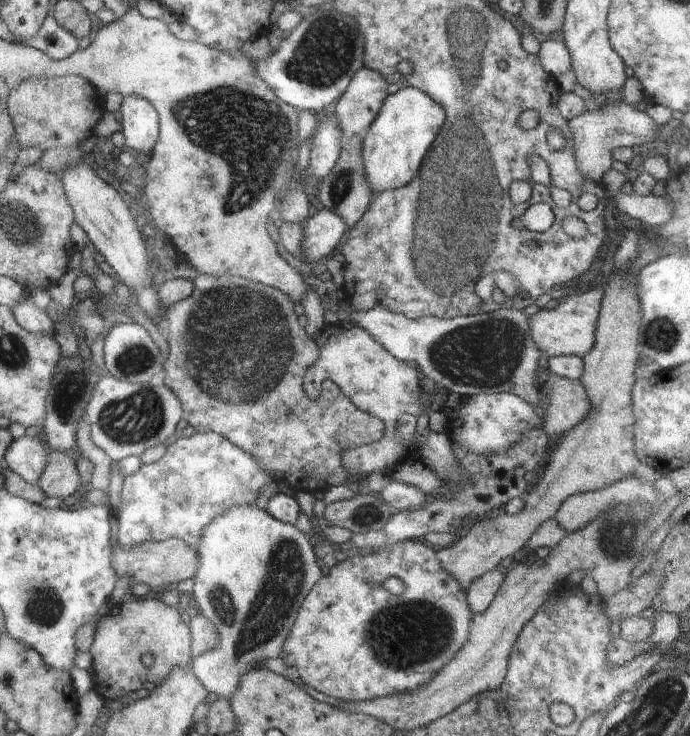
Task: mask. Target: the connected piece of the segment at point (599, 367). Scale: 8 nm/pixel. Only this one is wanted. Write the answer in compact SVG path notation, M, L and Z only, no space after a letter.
M644 240L639 244L639 256L634 267L633 274L625 277L611 272L609 279L606 280L605 293L602 297L601 309L597 327L595 330L595 343L588 354L583 356L584 372L580 382L584 385L586 394L590 401L588 414L577 425L574 425L563 436L557 453L552 461L547 464L540 481L524 498L524 508L515 515L508 515L503 510L500 514L493 513L490 517L475 521L467 531L465 537L460 537L452 546L437 550L437 557L440 564L451 575L454 575L466 590L467 586L485 572L491 571L494 566L501 562L503 558L515 558L522 554L523 546L542 522L548 518L553 518L560 505L572 495L602 490L604 487L616 484L627 477L638 477L639 479L649 479L655 481L661 474L656 469L649 467L646 463L638 460L633 451L632 427L635 421L631 408L632 389L635 383L634 370L640 363L640 350L638 348L638 325L641 315L635 288L637 287L637 274L639 268L654 262L656 258L662 256L662 252L657 245Z

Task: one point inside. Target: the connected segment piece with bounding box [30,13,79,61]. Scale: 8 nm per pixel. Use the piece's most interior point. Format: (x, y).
(55, 41)

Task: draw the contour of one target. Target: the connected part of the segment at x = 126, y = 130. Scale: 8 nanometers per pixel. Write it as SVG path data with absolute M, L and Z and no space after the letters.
M128 95L123 98L120 112L125 144L134 152L150 153L159 133L156 109L143 96Z

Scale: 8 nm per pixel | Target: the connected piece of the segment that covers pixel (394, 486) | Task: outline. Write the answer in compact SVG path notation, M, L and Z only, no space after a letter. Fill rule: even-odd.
M391 477L390 480L390 484L384 487L379 496L392 510L414 510L424 505L428 499L433 498L415 486L394 482Z

